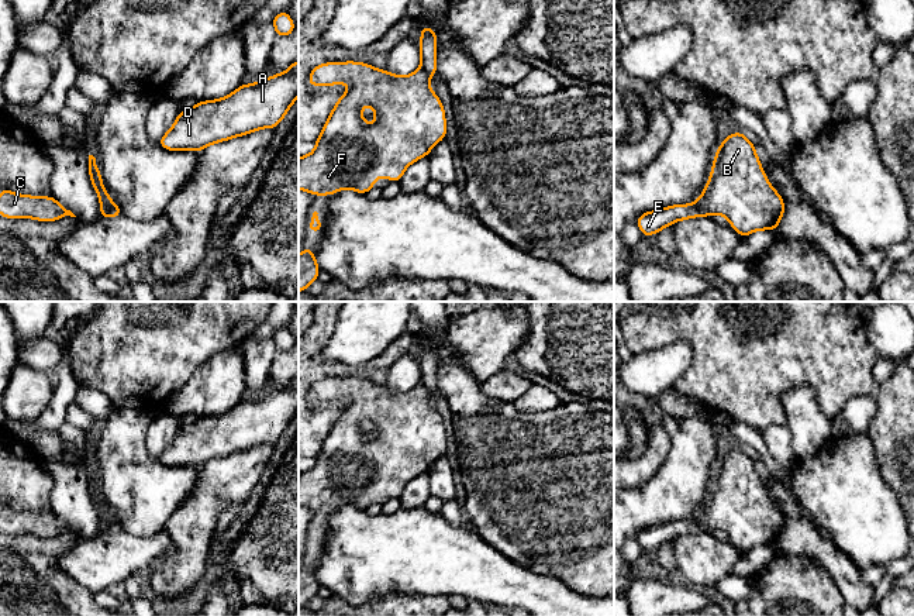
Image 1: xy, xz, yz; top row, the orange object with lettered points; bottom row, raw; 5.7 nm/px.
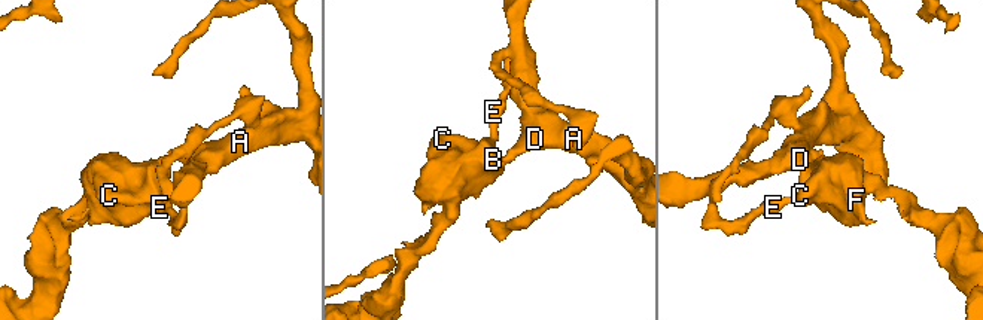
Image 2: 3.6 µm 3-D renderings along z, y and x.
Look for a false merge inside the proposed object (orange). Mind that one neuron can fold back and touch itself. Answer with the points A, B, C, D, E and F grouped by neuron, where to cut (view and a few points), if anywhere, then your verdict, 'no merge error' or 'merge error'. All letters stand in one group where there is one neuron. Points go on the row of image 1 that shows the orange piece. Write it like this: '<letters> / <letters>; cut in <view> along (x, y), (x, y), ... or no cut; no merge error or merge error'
A B C D F / E; cut in yz along (696, 202), (703, 214); merge error

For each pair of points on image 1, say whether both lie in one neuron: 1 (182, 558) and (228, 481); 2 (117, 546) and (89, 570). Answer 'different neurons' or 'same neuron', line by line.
1: same neuron
2: same neuron

